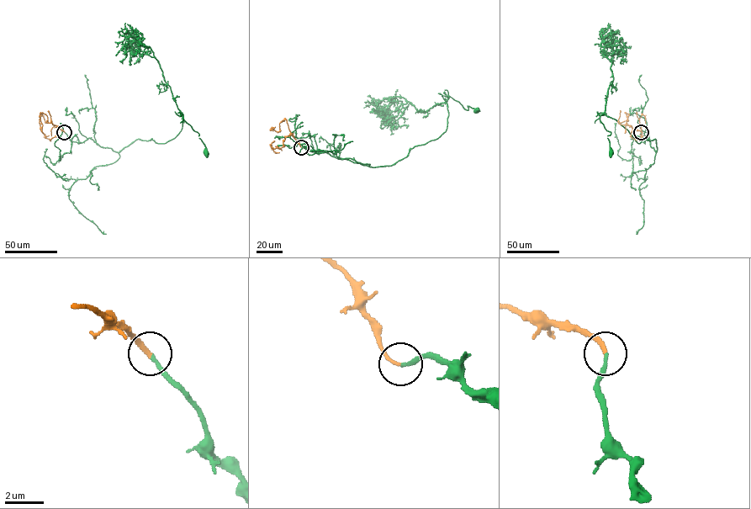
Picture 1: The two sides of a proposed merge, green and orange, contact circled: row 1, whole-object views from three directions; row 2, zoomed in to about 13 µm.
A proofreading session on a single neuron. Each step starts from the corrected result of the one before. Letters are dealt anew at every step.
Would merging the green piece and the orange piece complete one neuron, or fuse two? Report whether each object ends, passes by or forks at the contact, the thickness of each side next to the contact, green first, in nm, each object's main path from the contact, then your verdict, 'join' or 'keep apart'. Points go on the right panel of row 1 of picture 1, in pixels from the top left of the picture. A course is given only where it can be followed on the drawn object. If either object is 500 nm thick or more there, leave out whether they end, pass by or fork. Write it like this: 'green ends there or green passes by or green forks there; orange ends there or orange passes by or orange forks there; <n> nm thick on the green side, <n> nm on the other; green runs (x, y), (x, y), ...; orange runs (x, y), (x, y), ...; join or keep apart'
green ends there; orange ends there; 180 nm thick on the green side, 200 nm on the other; green runs (641, 131), (656, 152), (655, 139), (638, 143), (603, 113), (600, 119), (610, 132), (612, 152); orange runs (641, 131), (619, 123), (627, 119), (628, 113), (626, 113), (624, 133); join

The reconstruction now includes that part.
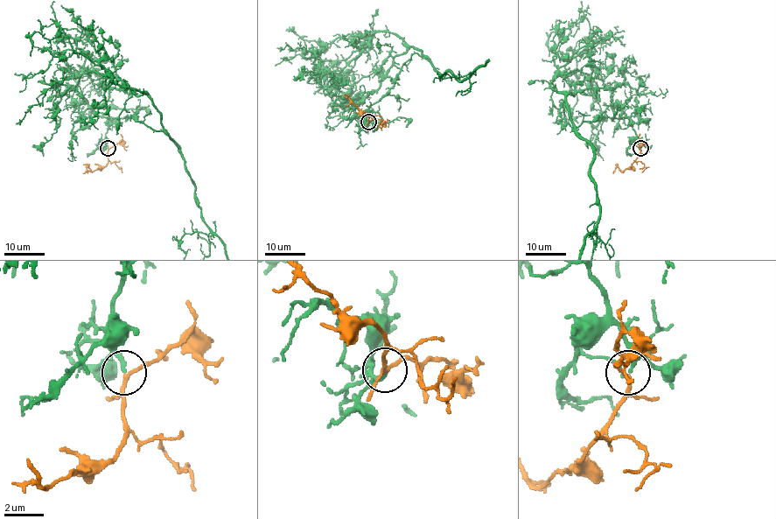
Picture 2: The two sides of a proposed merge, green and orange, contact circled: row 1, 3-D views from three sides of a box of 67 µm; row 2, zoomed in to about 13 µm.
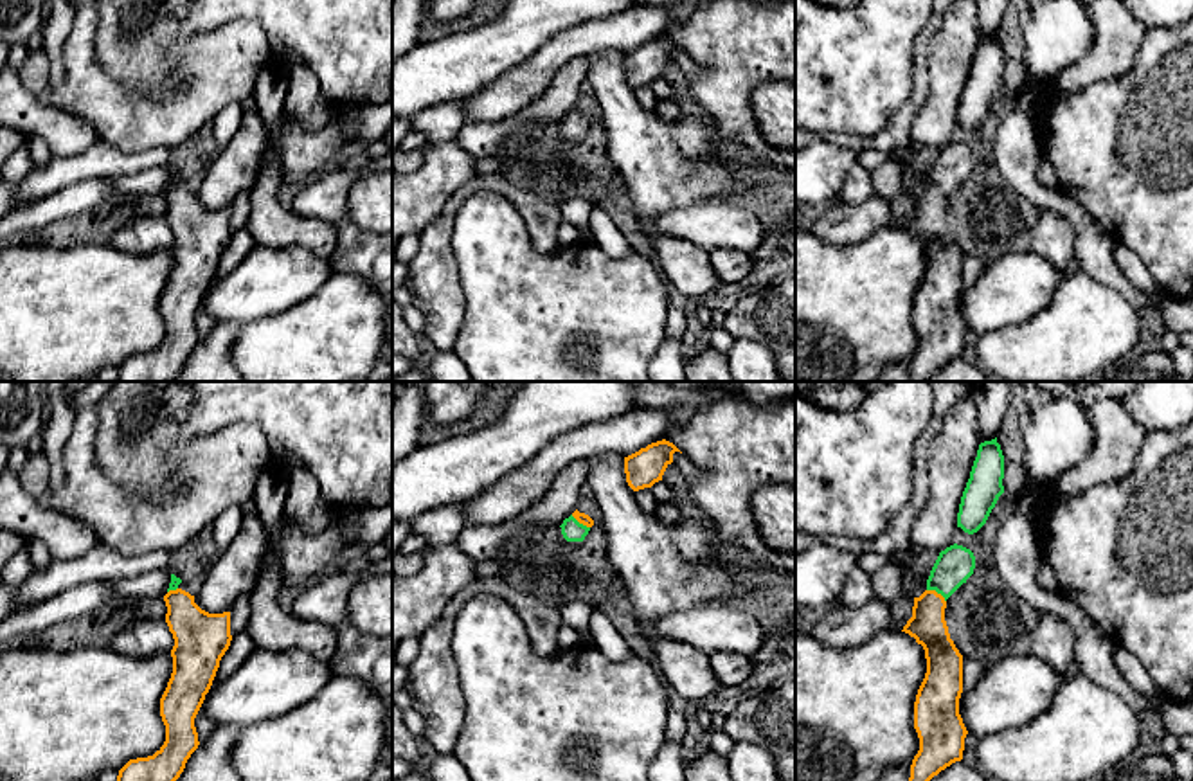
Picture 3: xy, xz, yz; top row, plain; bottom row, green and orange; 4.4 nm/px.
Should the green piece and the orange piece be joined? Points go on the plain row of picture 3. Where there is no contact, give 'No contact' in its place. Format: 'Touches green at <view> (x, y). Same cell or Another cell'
Touches green at yz (938, 189). Same cell

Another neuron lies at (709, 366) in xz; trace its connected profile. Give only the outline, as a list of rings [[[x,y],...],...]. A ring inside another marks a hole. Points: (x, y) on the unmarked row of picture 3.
[[[707,347],[686,364],[686,382],[736,382],[725,355]]]

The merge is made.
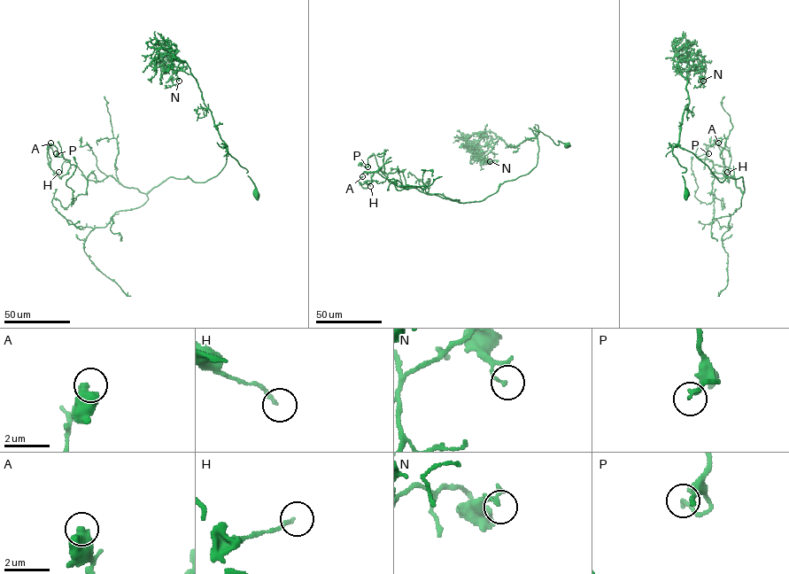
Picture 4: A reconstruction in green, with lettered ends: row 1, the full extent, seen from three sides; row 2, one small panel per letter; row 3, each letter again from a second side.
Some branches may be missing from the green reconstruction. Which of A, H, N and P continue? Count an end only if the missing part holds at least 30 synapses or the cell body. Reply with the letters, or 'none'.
none

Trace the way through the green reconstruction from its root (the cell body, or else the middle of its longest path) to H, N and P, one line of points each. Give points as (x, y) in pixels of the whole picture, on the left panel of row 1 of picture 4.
H: (257, 194), (226, 144), (216, 175), (170, 177), (146, 193), (110, 175), (88, 180), (74, 165), (58, 172)
N: (257, 194), (247, 171), (228, 152), (197, 80), (181, 69), (173, 70), (172, 78), (179, 81)
P: (257, 194), (226, 144), (216, 175), (170, 177), (146, 193), (110, 175), (88, 180), (56, 153)

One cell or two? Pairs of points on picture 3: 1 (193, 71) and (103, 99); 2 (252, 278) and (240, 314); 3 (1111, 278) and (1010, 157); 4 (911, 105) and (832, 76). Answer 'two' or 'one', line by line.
1: one
2: one
3: one
4: two

